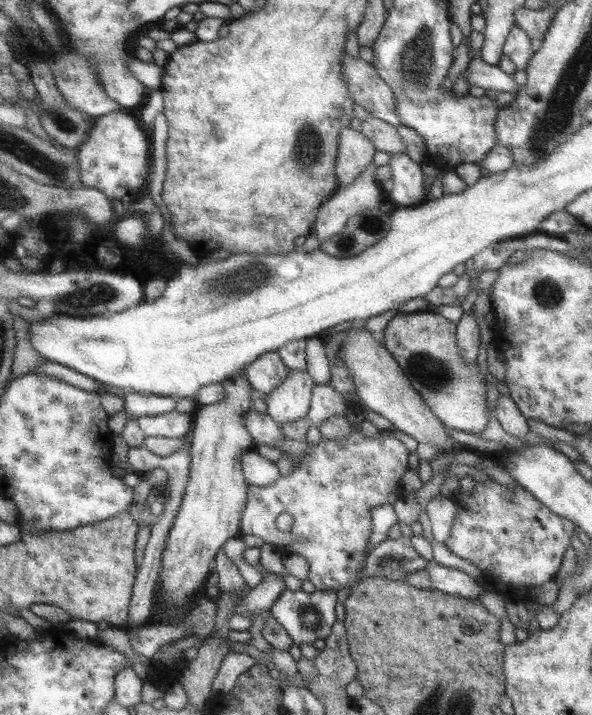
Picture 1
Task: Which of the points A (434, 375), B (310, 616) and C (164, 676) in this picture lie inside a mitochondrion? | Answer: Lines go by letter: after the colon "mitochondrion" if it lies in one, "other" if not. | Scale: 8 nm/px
A: mitochondrion
B: mitochondrion
C: other

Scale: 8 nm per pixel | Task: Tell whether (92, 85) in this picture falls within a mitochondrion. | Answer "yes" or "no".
no

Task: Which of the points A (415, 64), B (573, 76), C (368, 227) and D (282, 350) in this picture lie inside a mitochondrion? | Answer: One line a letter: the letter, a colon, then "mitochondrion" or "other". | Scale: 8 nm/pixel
A: mitochondrion
B: mitochondrion
C: mitochondrion
D: other

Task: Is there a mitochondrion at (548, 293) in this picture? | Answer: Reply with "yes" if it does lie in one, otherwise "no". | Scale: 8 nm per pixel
yes

